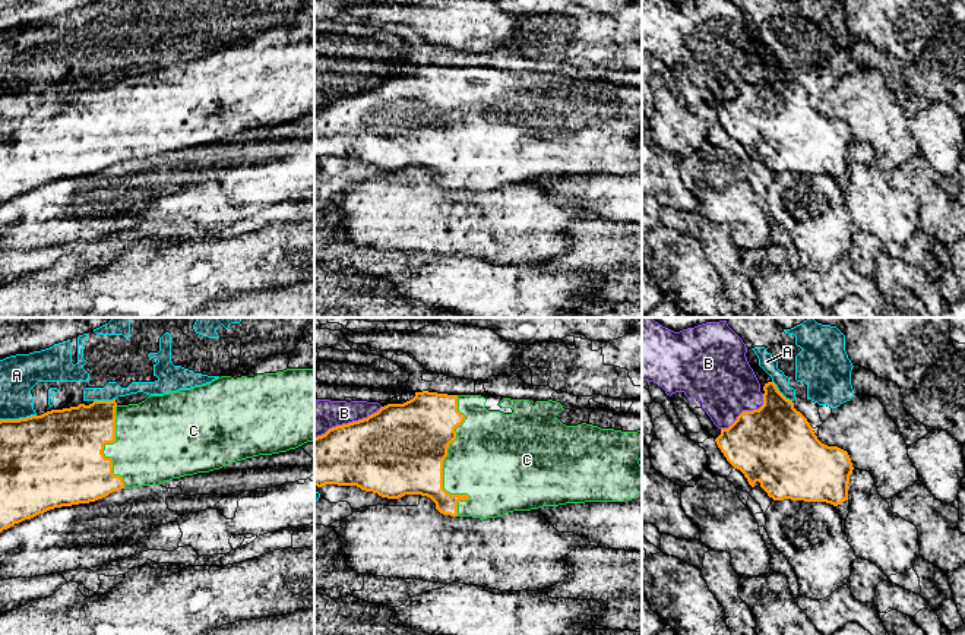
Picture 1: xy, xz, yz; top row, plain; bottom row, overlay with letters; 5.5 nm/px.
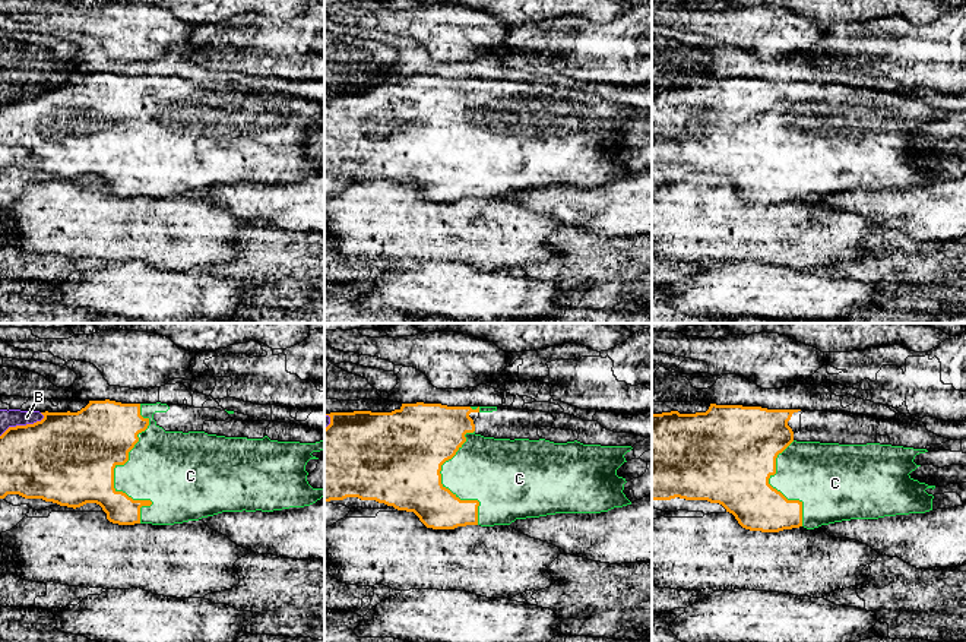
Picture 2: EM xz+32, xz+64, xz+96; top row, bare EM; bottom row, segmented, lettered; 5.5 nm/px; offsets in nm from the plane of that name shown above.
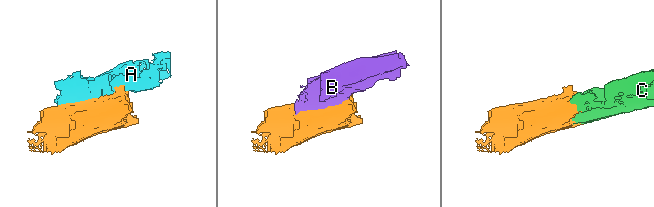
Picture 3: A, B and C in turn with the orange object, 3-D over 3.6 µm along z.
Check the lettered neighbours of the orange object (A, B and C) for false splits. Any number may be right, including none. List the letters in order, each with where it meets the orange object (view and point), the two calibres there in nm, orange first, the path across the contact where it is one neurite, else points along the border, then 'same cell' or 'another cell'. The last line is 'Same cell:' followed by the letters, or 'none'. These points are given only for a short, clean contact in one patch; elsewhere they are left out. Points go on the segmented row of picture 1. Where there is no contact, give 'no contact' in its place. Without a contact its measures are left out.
A: meets orange in xy at (19, 419); 460 nm thick on the orange side, 220 nm on the other; another cell
B: meets orange in xz at (348, 423); 440 nm thick on the orange side, 200 nm on the other; another cell
C: meets orange in xz at (442, 467); 480 nm thick on the orange side, 420 nm on the other; same cell
Same cell: C

